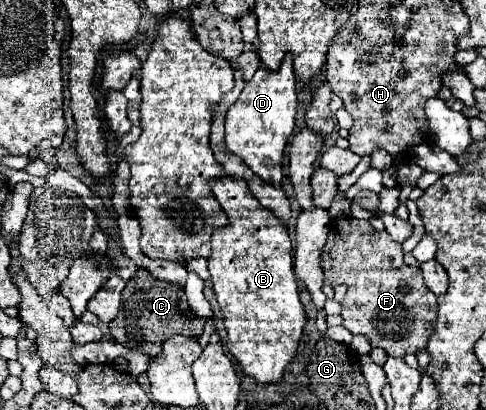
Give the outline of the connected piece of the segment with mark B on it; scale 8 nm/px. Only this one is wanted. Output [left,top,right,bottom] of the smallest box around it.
[208,179,306,383]

